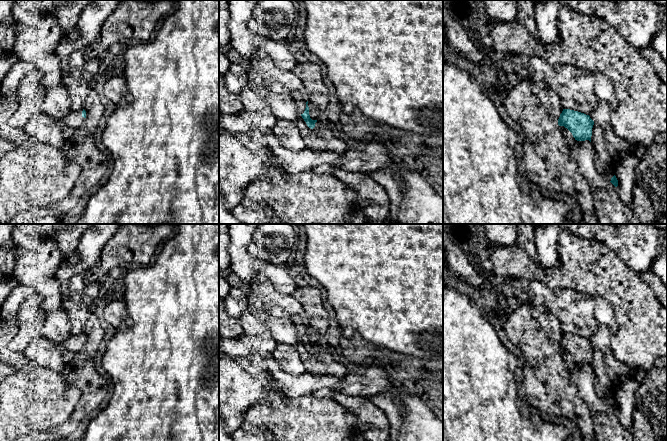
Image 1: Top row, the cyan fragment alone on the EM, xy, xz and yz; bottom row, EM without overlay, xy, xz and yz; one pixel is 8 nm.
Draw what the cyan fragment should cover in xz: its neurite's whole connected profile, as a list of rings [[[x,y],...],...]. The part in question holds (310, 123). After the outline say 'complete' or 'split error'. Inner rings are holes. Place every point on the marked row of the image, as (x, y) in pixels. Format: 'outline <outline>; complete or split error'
outline [[[308,101],[306,102],[306,108],[303,114],[301,114],[302,118],[304,119],[304,121],[306,122],[307,126],[311,129],[313,129],[315,127],[315,123],[317,122],[317,120],[312,120],[310,118],[309,115],[309,107],[308,107]]]; complete

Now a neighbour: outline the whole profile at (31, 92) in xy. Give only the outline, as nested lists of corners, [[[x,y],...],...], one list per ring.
[[[35,68],[21,80],[18,88],[18,108],[8,124],[15,128],[25,128],[32,117],[42,112],[44,96],[44,75]]]

